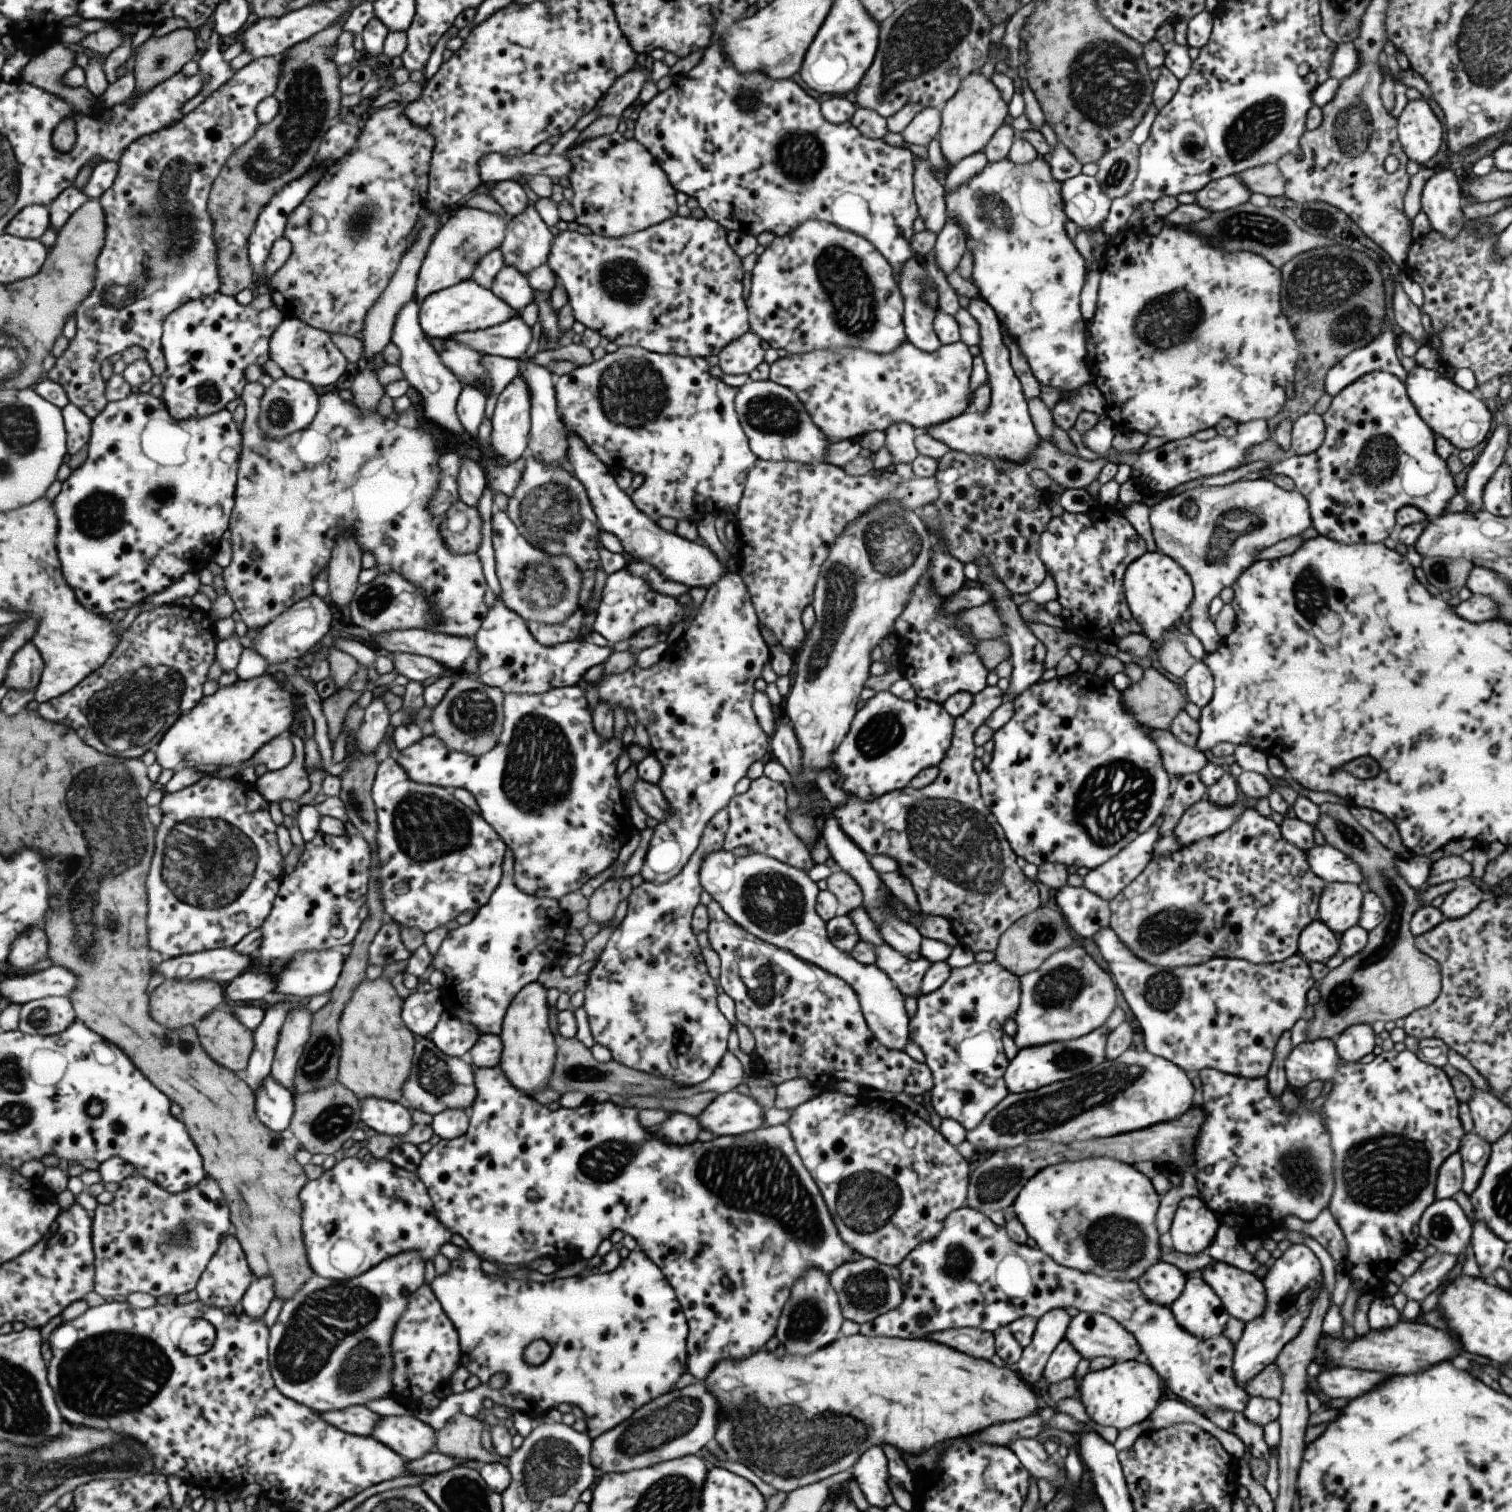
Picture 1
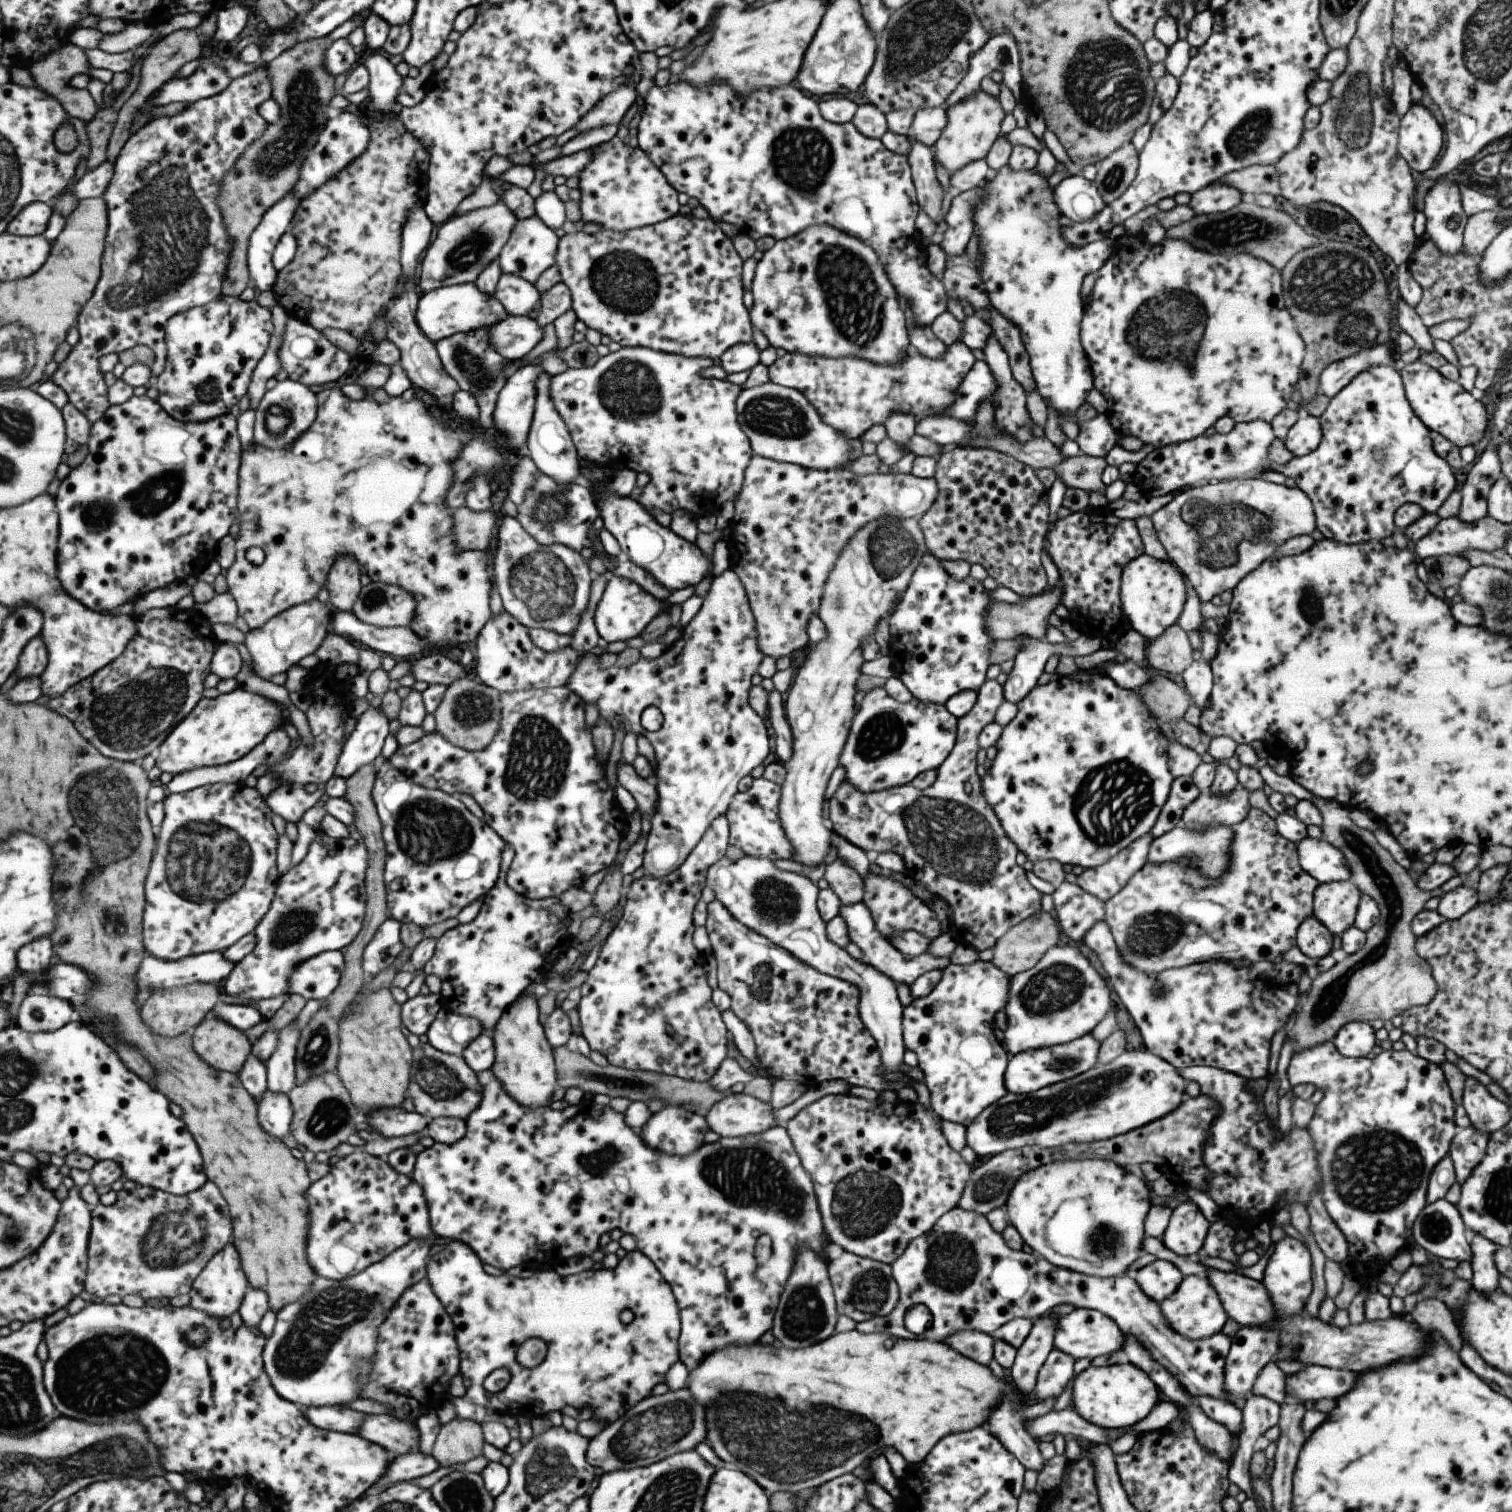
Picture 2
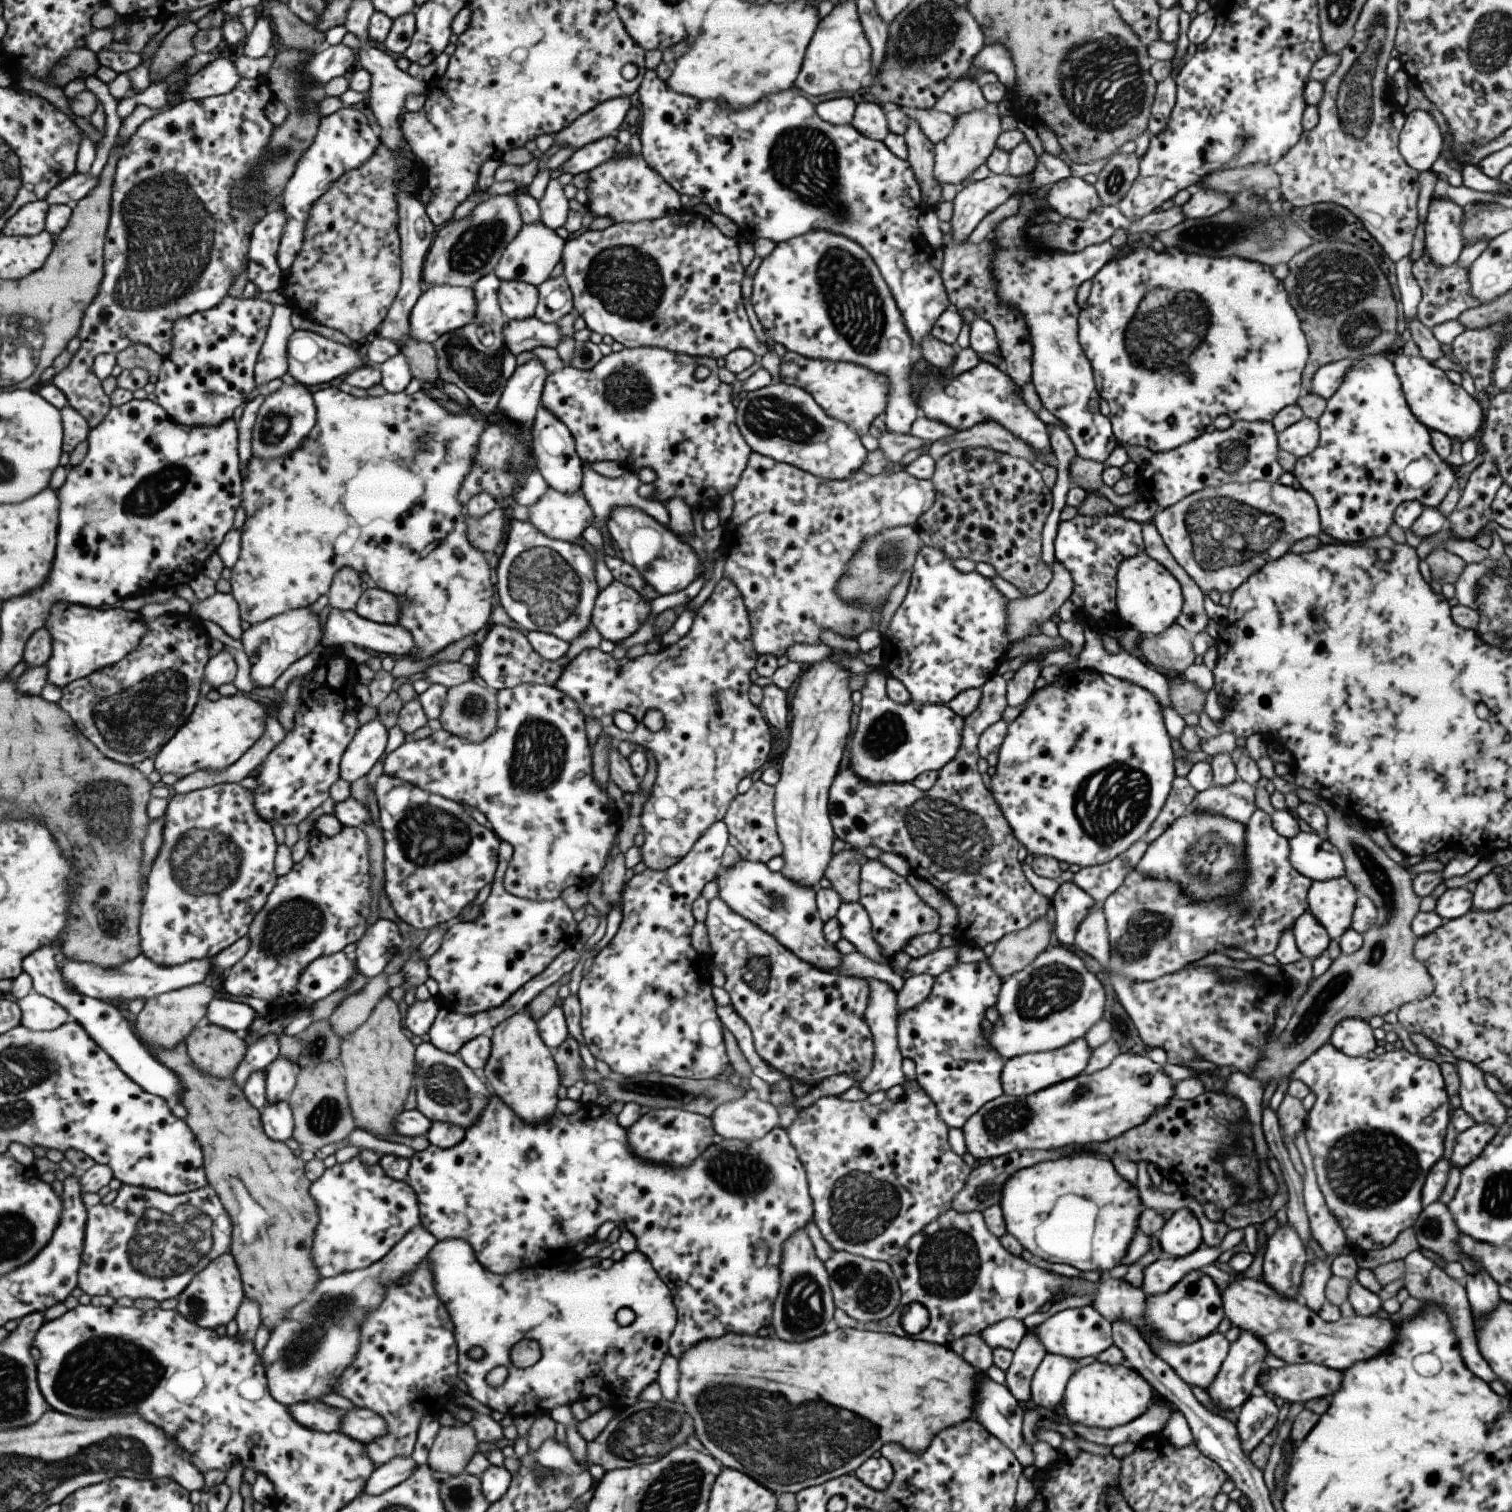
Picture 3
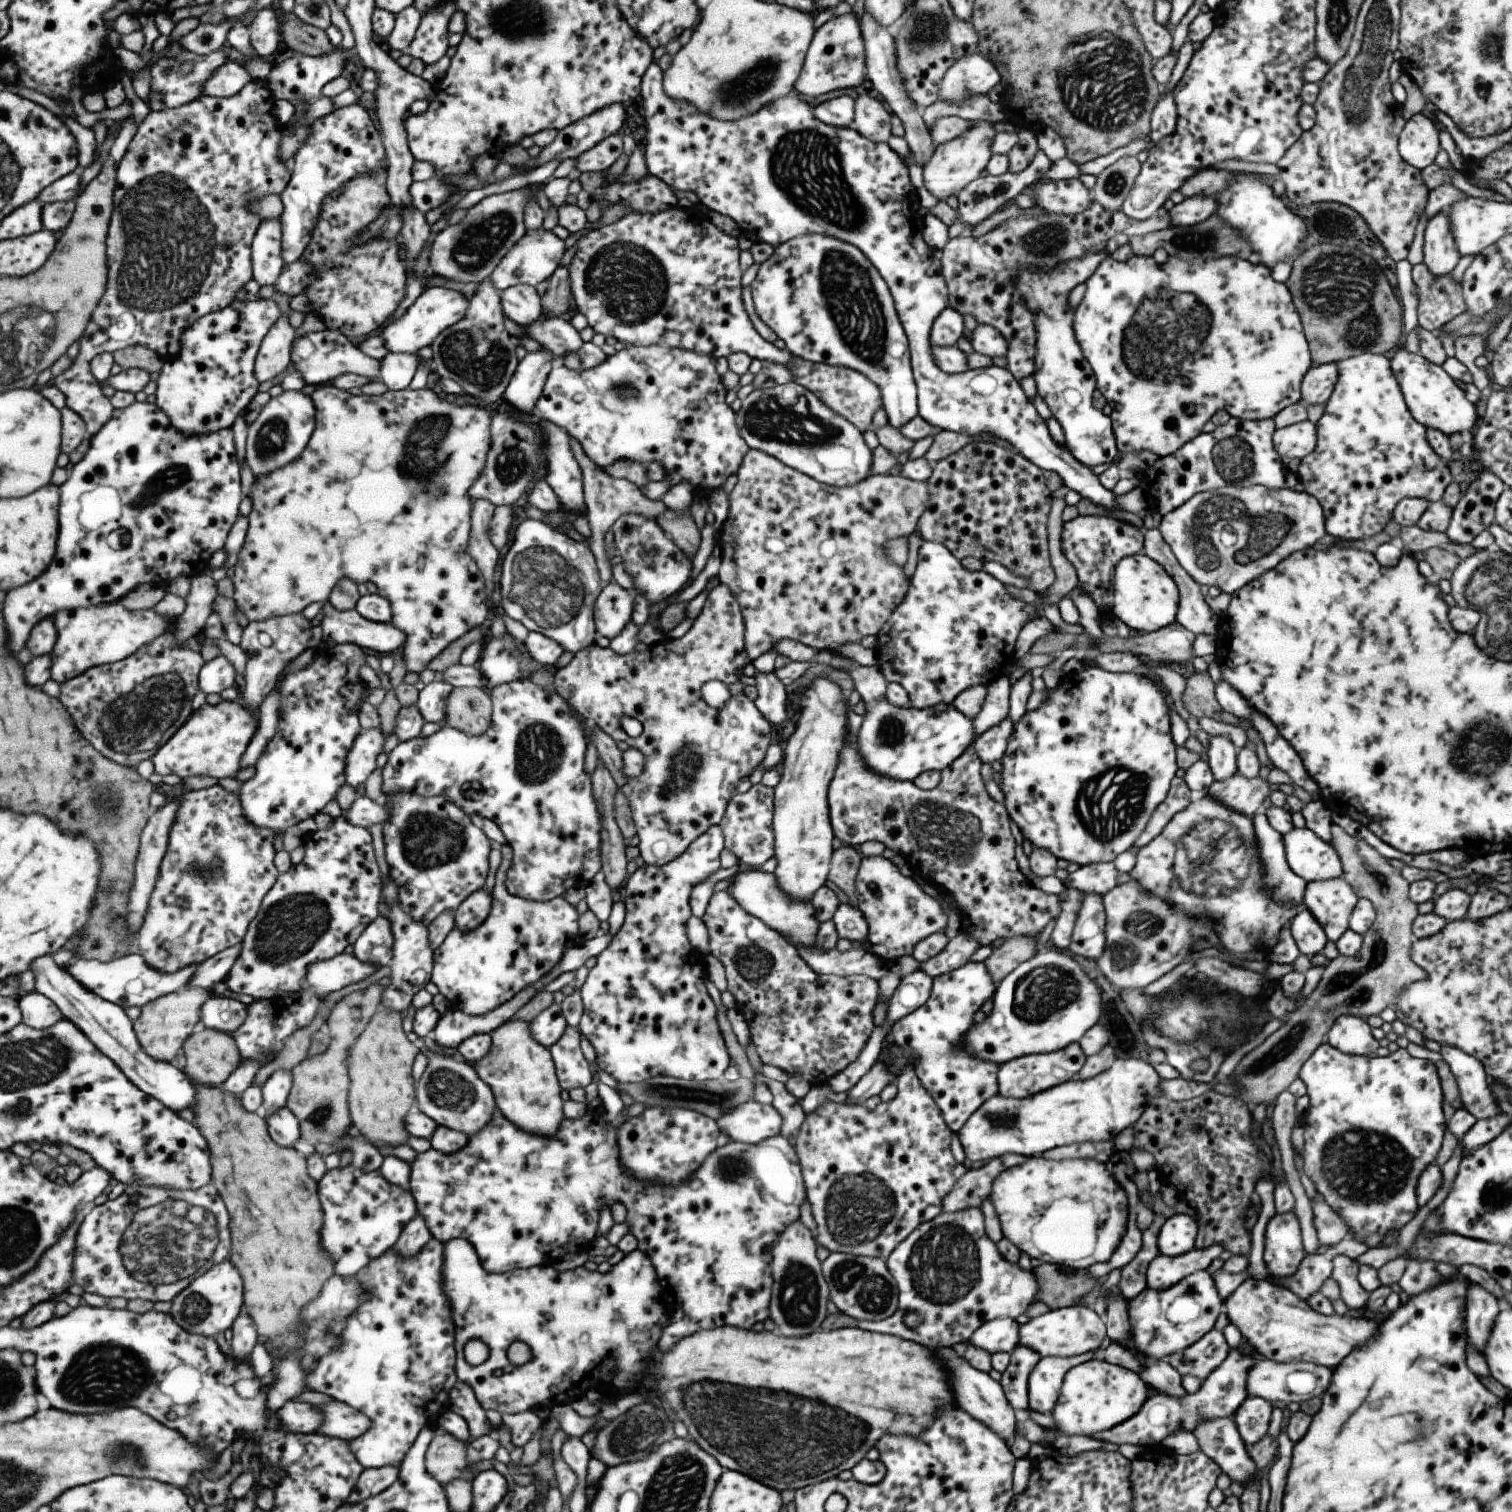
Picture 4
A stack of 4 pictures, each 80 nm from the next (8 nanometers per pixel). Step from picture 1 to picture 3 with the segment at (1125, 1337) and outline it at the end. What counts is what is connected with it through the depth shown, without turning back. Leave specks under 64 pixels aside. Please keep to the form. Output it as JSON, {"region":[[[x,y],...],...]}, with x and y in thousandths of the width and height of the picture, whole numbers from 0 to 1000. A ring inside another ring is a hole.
{"region":[[[722,863],[704,866],[695,870],[692,874],[684,877],[687,886],[692,895],[711,899],[717,897],[725,897],[735,889],[735,876],[731,873]]]}

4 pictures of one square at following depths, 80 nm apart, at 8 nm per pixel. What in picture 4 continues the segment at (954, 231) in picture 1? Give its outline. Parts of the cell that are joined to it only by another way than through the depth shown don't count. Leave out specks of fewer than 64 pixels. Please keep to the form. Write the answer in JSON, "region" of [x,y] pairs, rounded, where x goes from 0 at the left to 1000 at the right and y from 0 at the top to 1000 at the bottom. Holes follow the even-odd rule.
{"region":[[[687,98],[683,106],[675,114],[668,114],[666,113],[661,116],[653,116],[643,119],[632,128],[633,132],[632,146],[645,149],[655,141],[659,140],[661,137],[669,133],[673,128],[677,127],[678,124],[687,120],[694,111],[694,108],[694,106]]]}

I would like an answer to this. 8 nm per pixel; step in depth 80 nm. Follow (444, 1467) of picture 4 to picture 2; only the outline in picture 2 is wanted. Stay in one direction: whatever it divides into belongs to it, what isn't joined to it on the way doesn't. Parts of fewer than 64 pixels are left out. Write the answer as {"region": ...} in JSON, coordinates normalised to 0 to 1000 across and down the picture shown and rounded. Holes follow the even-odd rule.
{"region":[[[299,938],[291,943],[285,962],[291,970],[309,967],[319,962],[321,955],[317,941],[310,938]]]}

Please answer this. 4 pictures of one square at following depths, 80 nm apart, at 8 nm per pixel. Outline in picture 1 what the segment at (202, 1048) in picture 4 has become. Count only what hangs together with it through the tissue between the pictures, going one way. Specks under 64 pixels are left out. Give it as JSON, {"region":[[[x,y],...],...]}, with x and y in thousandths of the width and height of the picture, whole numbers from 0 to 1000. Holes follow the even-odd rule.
{"region":[[[147,664],[132,677],[134,692],[146,705],[154,709],[162,710],[167,695],[169,694],[169,684],[155,669],[155,666]]]}

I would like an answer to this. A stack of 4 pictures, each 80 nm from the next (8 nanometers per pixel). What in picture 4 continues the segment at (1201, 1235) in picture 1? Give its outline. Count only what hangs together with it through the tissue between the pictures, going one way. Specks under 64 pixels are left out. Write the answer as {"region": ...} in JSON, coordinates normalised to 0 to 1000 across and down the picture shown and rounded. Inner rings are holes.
{"region":[[[778,802],[771,806],[767,812],[765,825],[768,830],[776,831],[790,825],[792,811],[790,805]]]}

